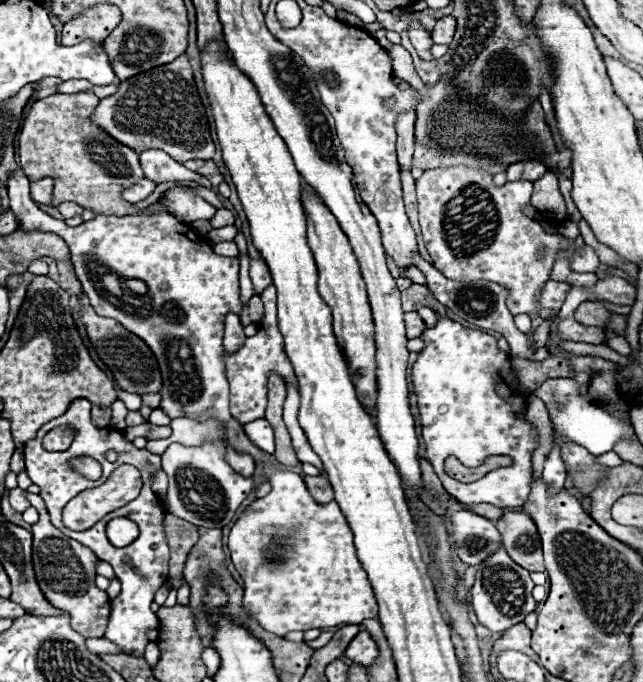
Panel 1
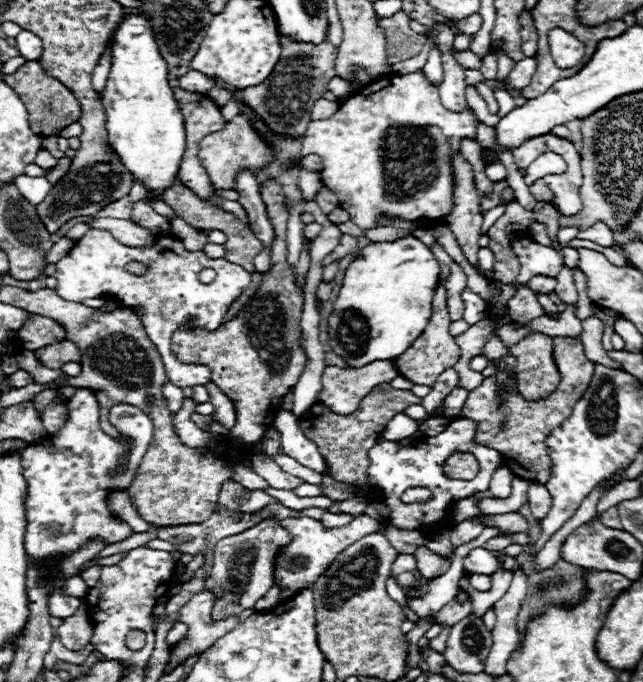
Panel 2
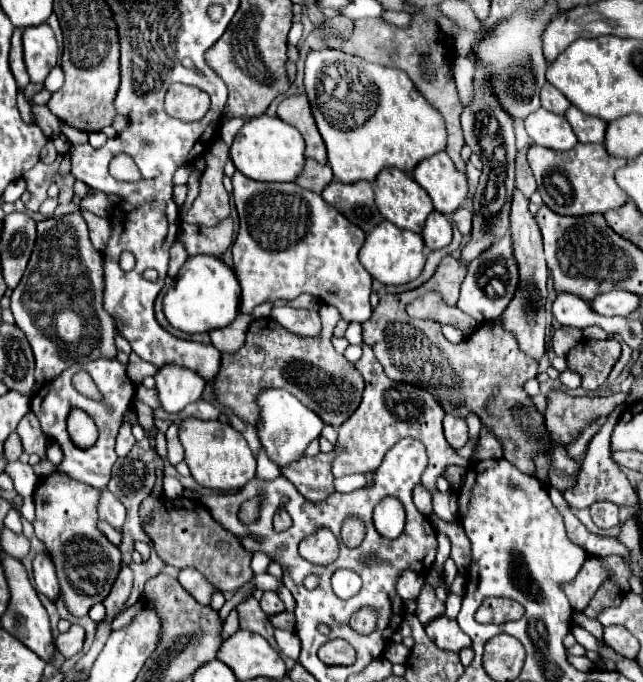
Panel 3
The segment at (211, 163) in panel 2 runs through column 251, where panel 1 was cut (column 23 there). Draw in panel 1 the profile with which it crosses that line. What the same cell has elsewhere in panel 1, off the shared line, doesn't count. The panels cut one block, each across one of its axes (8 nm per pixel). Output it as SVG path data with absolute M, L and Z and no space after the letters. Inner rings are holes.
M52 94L34 102L18 136L18 158L24 174L30 182L42 178L54 180L50 206L76 202L94 214L106 216L168 212L164 196L142 210L134 208L122 198L122 190L142 180L142 170L138 164L138 154L132 148L116 142L90 122L90 114L98 102L100 100L94 94Z

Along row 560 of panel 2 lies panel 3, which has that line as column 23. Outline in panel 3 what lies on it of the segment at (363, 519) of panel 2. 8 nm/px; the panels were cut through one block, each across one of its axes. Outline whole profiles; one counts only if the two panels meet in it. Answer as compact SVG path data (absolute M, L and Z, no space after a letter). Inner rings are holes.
M80 210L60 218L38 222L38 238L28 268L12 292L12 312L18 328L26 334L36 358L36 382L54 380L72 364L94 358L114 358L114 320L102 306L104 262L94 250L86 220Z

